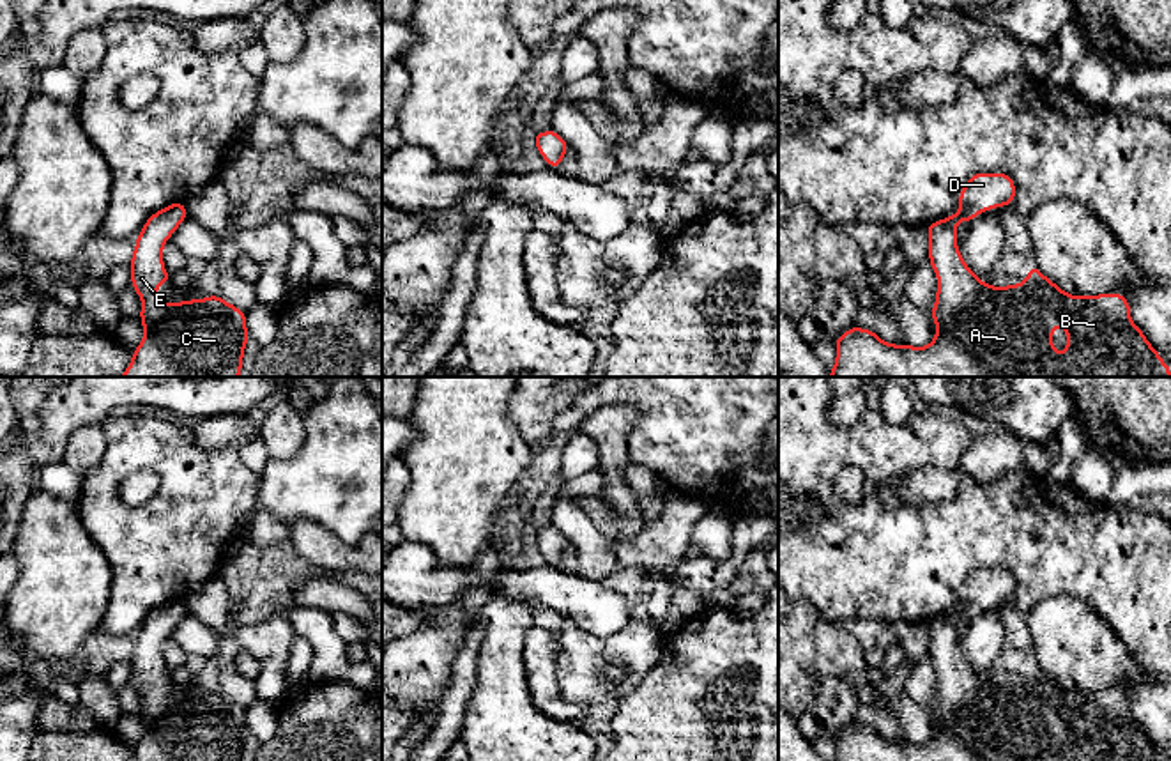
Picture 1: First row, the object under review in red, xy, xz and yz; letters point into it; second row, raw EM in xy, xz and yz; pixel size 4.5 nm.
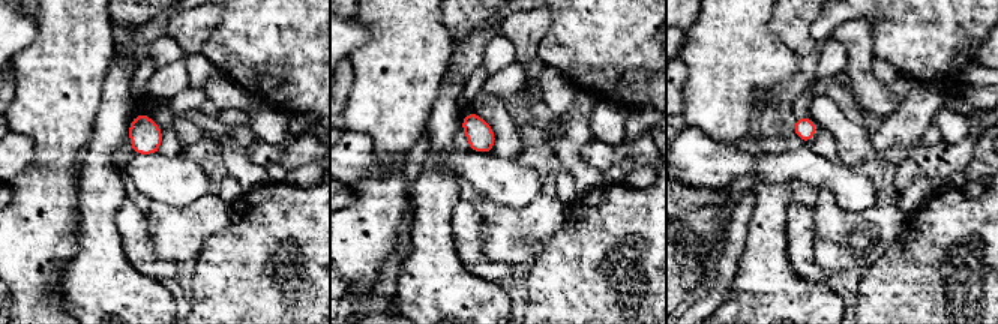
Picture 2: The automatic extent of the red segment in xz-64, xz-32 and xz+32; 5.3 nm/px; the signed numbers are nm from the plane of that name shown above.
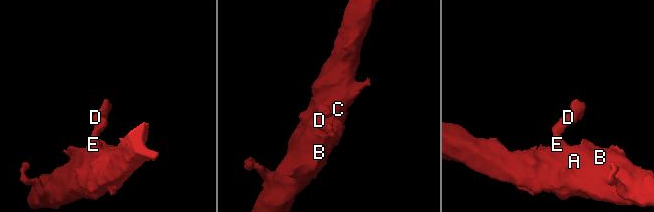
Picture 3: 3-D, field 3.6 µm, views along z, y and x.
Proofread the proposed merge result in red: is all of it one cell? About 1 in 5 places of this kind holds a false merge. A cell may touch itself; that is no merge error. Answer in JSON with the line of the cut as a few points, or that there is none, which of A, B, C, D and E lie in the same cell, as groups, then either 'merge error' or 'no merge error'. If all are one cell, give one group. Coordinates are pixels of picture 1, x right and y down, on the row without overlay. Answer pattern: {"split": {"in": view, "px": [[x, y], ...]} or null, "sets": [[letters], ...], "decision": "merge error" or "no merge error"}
{"split": null, "sets": [["A", "B", "C", "D", "E"]], "decision": "no merge error"}

